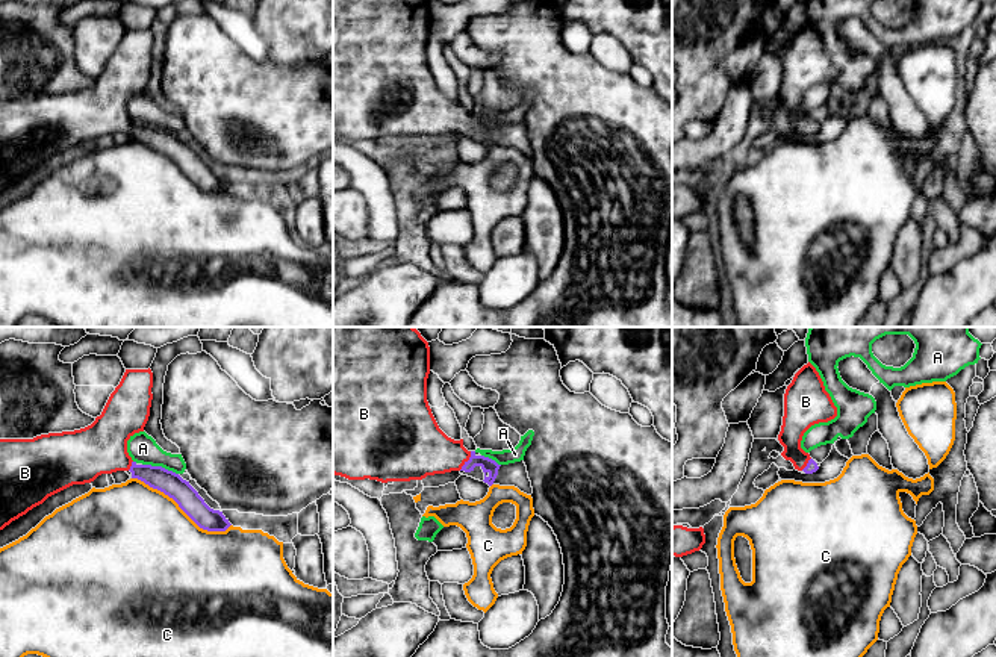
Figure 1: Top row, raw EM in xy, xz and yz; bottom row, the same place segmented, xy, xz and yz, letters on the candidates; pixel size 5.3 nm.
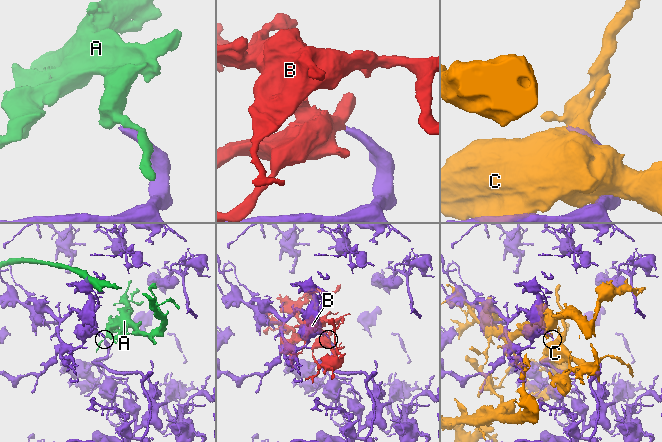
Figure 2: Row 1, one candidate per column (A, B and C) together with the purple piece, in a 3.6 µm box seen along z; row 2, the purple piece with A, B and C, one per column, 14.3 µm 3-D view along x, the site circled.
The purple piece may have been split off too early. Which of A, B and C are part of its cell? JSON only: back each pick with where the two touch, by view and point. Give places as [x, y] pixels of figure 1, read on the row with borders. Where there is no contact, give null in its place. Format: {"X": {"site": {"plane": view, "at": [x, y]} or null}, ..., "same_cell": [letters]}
{"B": {"site": {"plane": "xz", "at": [468, 460]}}, "same_cell": ["B"]}

